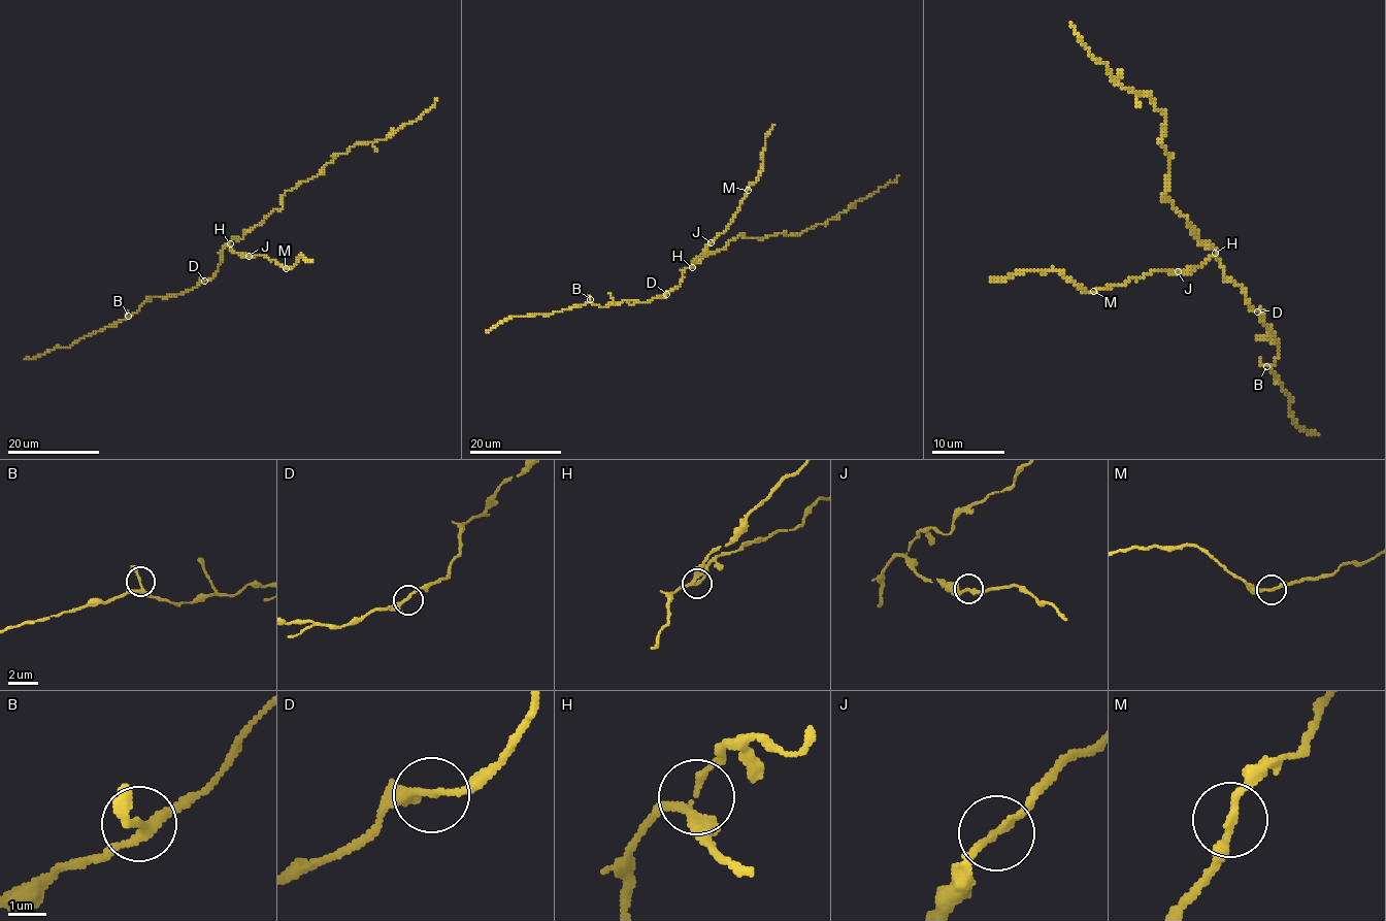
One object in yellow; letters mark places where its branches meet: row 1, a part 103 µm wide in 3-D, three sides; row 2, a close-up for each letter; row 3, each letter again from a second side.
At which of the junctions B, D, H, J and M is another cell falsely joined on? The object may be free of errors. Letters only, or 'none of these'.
none of these

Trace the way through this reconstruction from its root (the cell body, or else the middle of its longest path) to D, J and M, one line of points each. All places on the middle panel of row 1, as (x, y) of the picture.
D: (699, 258), (684, 270), (680, 286), (666, 294)
J: (699, 258), (692, 267), (691, 264), (711, 242)
M: (699, 258), (692, 267), (695, 258), (725, 229), (748, 190)

